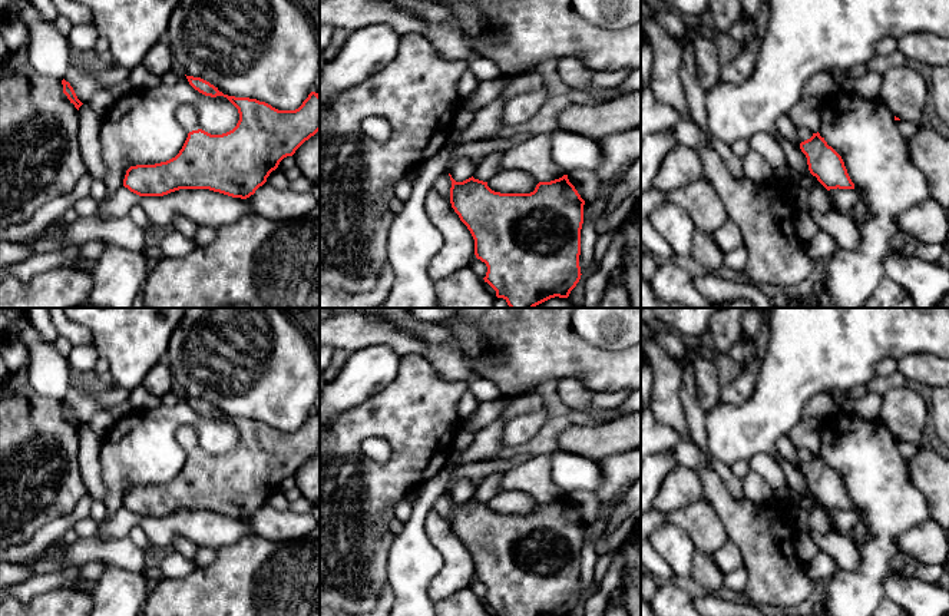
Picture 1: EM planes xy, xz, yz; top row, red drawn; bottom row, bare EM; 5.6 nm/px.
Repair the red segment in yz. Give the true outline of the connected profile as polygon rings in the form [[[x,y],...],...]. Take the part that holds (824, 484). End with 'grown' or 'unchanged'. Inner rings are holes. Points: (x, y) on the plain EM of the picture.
[[[820,454],[800,464],[809,491],[827,510],[854,510],[841,477],[827,466]]] | unchanged

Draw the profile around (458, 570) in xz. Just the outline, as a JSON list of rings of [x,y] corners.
[[[430,510],[424,521],[430,543],[440,552],[443,566],[430,582],[427,593],[433,602],[449,599],[474,579],[474,560],[452,529],[450,521]]]

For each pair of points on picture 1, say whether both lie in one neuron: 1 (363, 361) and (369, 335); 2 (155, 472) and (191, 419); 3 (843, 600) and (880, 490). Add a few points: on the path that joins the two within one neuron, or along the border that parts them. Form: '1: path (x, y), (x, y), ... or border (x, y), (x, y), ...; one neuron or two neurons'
1: border (350, 351), (372, 344), (387, 344), (399, 354); two neurons
2: path (155, 456), (155, 443), (175, 423); one neuron
3: path (870, 573), (880, 549), (880, 517); one neuron

